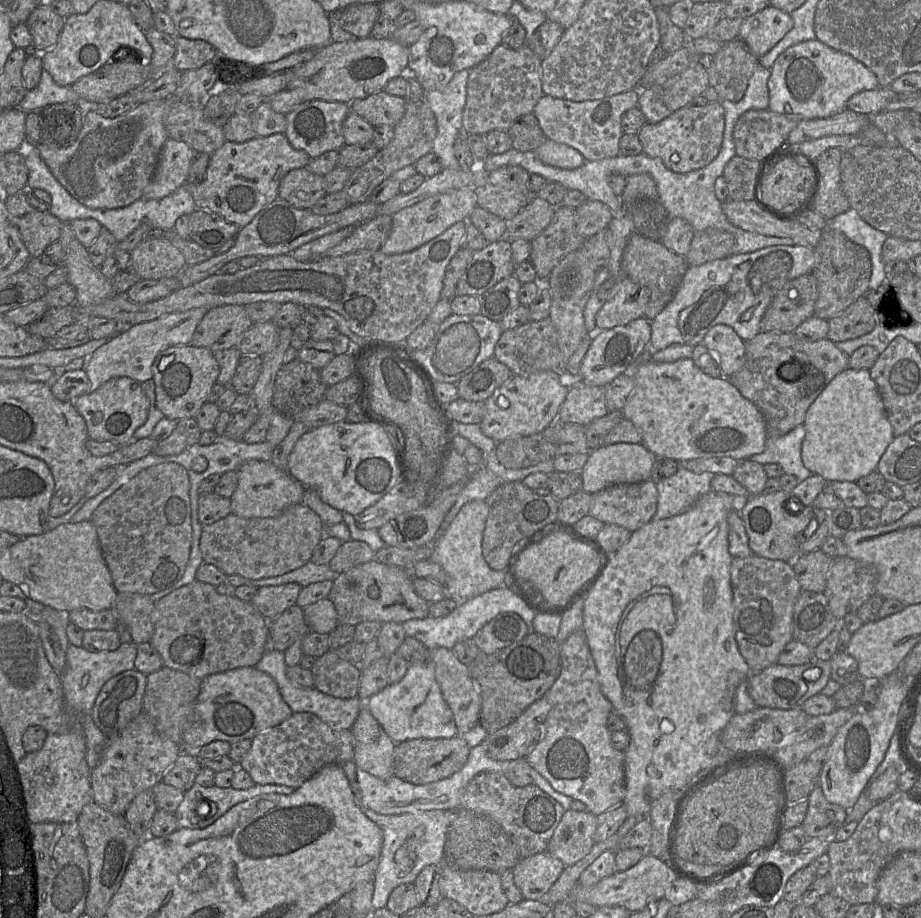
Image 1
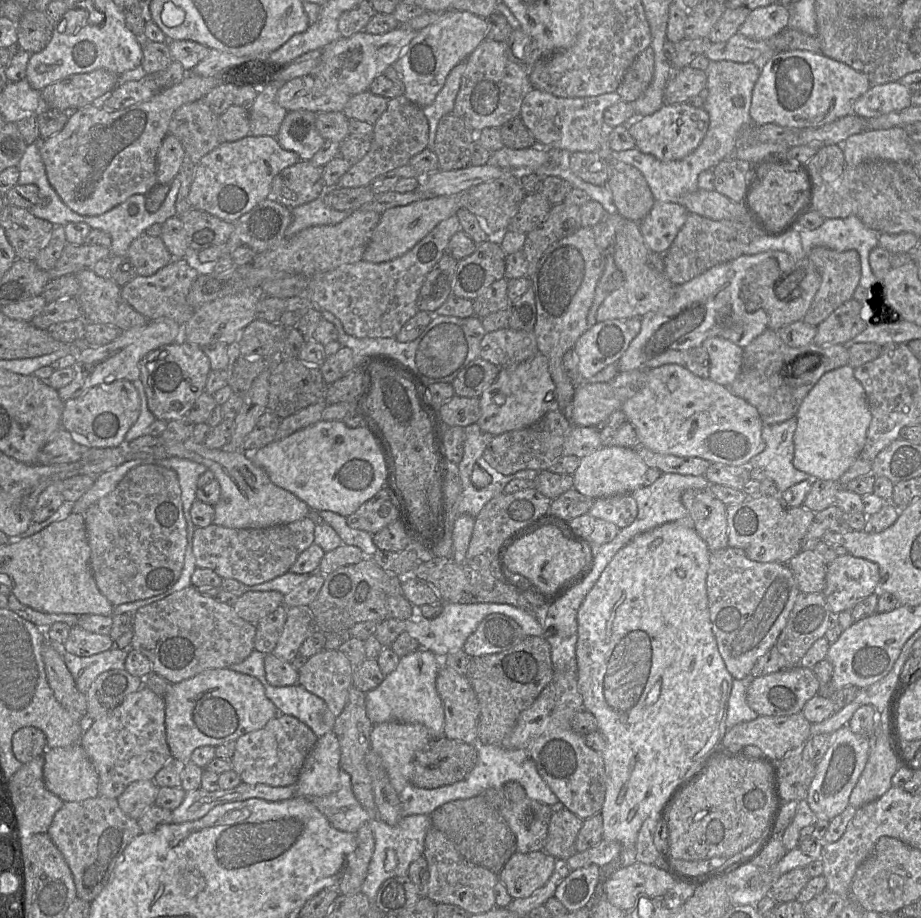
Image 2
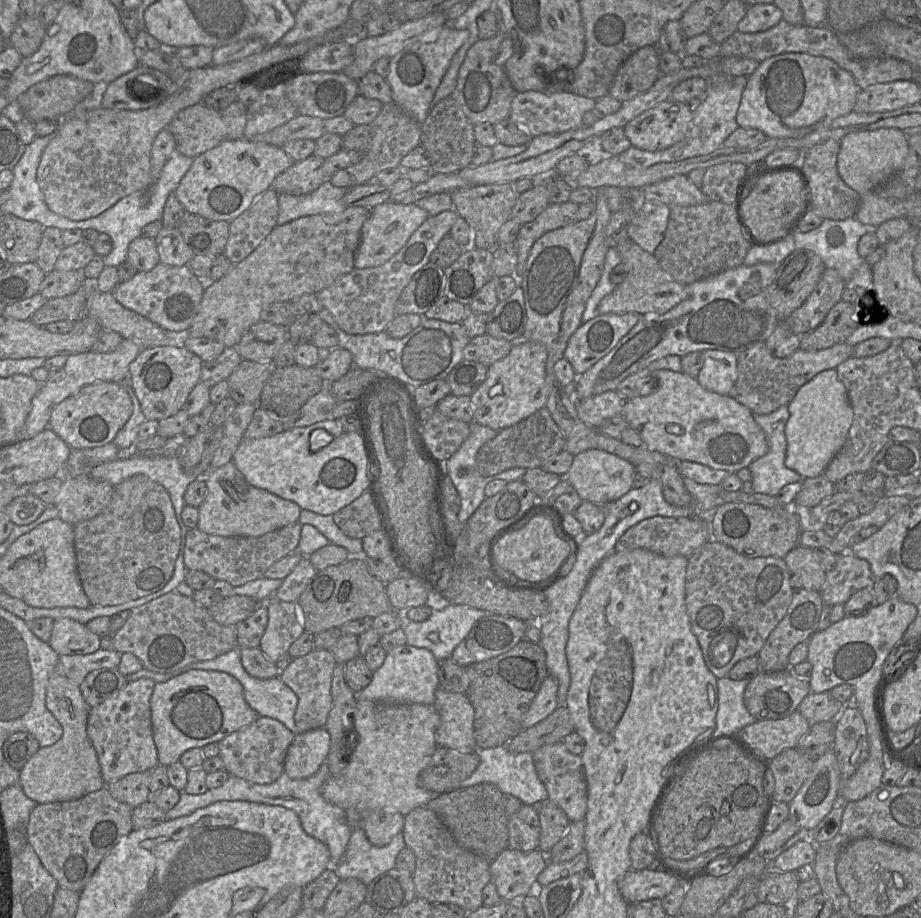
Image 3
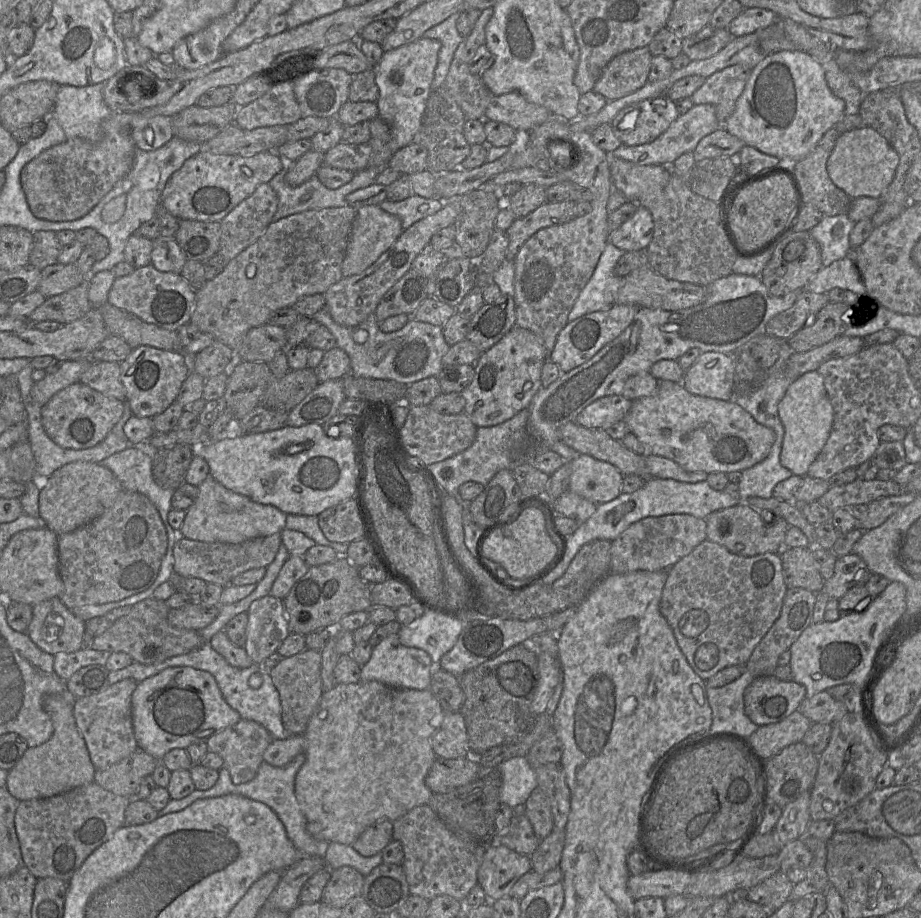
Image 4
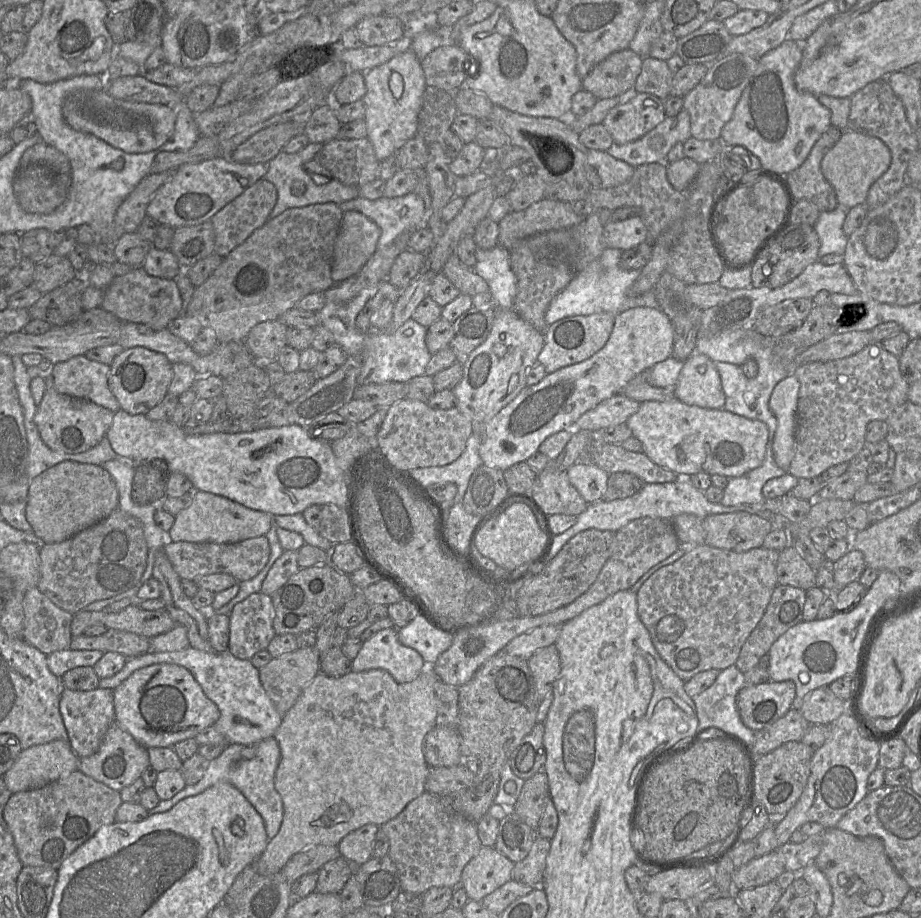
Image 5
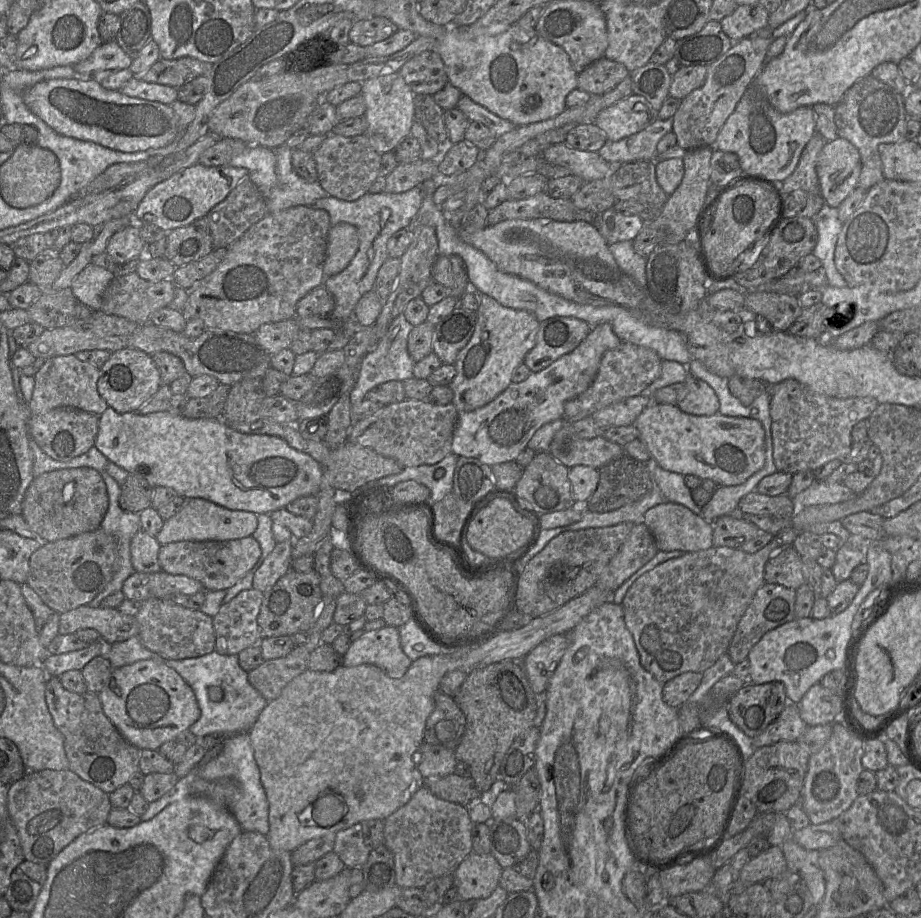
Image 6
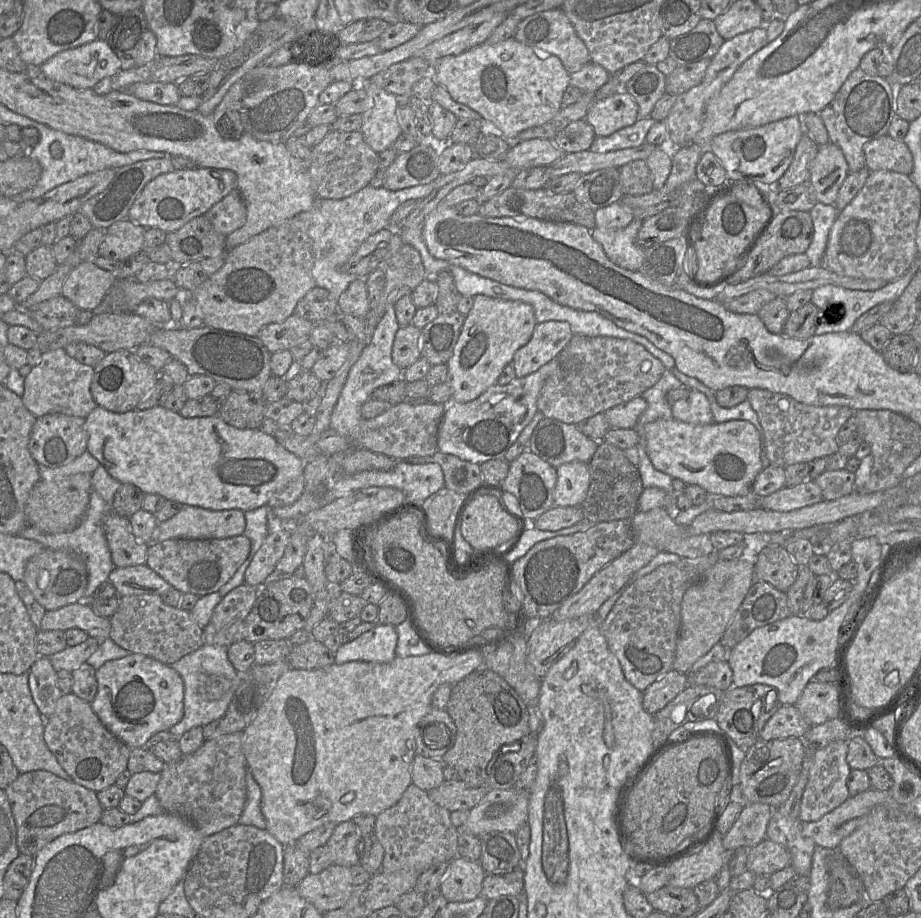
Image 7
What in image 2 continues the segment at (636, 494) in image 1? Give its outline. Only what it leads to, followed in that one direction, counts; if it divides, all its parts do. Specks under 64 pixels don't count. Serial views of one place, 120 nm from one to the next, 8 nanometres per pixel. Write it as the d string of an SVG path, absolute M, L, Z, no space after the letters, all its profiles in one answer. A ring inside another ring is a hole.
M624 494L594 499L588 513L593 518L612 522L622 529L635 520L638 507L631 494Z

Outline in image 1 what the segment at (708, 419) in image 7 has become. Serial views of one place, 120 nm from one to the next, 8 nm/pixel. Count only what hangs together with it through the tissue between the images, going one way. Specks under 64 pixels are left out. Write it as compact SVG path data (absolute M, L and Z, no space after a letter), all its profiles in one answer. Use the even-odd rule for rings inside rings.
M715 325L701 344L717 354L725 378L738 372L745 364L746 342L730 326Z

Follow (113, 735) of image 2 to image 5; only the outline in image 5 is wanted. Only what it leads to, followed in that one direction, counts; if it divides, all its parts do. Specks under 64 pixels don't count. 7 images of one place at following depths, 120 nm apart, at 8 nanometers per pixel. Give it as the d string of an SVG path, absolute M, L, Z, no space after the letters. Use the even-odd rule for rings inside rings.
M64 688L61 694L60 713L72 750L80 757L87 757L99 749L101 742L115 722L113 689L96 688L91 691L74 691Z

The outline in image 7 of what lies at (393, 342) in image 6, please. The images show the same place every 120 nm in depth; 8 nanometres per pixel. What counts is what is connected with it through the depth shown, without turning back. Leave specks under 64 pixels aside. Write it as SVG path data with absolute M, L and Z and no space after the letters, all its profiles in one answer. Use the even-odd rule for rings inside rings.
M390 306L374 328L369 343L349 371L347 380L331 415L331 430L344 437L350 437L362 421L362 405L371 398L373 391L380 386L403 378L403 370L392 361L393 341L399 328L400 325L397 322L394 307Z

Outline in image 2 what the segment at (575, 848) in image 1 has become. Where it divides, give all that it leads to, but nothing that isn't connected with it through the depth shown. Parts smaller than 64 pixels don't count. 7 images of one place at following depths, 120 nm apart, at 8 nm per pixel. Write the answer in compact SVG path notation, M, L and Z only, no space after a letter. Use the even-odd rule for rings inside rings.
M566 808L554 809L543 851L558 862L568 860L576 853L575 841L583 821Z

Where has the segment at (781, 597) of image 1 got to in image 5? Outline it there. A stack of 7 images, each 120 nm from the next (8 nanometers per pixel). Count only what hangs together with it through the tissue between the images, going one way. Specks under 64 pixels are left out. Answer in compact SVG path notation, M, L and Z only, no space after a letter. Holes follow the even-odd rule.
M696 546L676 562L653 573L637 591L637 612L660 657L684 682L699 672L735 665L746 639L761 620L778 585L776 564L780 552L754 548L747 552Z

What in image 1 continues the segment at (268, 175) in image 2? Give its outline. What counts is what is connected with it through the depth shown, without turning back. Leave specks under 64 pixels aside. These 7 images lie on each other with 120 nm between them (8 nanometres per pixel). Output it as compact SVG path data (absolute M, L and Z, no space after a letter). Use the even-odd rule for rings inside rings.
M285 133L255 137L243 143L226 140L222 147L211 154L204 180L197 185L191 185L191 192L198 209L215 212L242 228L248 225L260 210L278 198L280 181L289 171L307 167L311 160L307 152L297 150L290 144Z

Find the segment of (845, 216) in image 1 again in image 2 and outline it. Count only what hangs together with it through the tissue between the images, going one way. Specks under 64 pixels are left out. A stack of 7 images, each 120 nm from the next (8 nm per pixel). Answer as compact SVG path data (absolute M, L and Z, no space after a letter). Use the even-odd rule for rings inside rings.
M851 215L846 218L824 219L820 227L814 230L799 229L799 234L806 254L818 246L838 252L857 251L861 262L859 286L878 291L879 284L869 265L869 254L878 246L881 233L866 227L856 215Z

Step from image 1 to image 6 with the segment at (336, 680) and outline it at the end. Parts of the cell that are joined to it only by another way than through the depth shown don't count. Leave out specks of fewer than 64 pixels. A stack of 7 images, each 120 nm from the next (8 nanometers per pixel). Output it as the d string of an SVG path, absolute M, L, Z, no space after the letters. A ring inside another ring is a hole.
M314 625L308 630L307 641L295 646L284 657L265 660L248 672L251 685L267 700L278 698L284 687L295 677L308 669L310 653L321 644L321 632Z

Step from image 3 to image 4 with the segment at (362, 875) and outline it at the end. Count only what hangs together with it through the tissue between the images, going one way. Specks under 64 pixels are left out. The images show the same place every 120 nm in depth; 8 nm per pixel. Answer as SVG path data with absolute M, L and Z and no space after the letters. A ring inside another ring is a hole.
M337 842L329 843L324 860L330 870L350 866L363 876L367 876L375 867L383 863L381 852L371 857L364 857L351 845Z

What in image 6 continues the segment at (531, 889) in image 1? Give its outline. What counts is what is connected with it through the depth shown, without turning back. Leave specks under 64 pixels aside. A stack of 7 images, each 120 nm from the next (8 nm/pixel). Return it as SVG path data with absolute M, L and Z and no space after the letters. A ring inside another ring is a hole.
M471 852L452 873L461 901L484 899L499 886L503 868L490 854Z

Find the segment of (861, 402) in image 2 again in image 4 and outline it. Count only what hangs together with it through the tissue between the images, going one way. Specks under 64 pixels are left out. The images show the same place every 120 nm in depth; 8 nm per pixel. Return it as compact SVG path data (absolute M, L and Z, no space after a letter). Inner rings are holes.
M816 370L795 379L778 405L778 416L784 428L780 464L794 475L804 477L830 435L834 410L827 396L823 376Z

